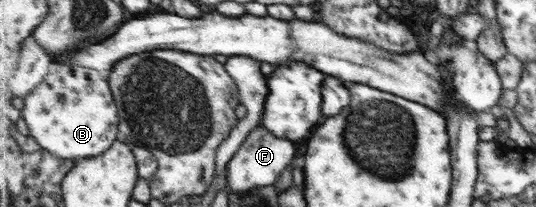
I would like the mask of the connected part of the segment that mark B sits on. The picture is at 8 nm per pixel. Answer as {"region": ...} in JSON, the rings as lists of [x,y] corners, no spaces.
{"region":[[[56,63],[47,78],[25,99],[21,111],[31,136],[42,149],[63,160],[76,162],[101,156],[118,139],[118,103],[106,74],[95,69]]]}

